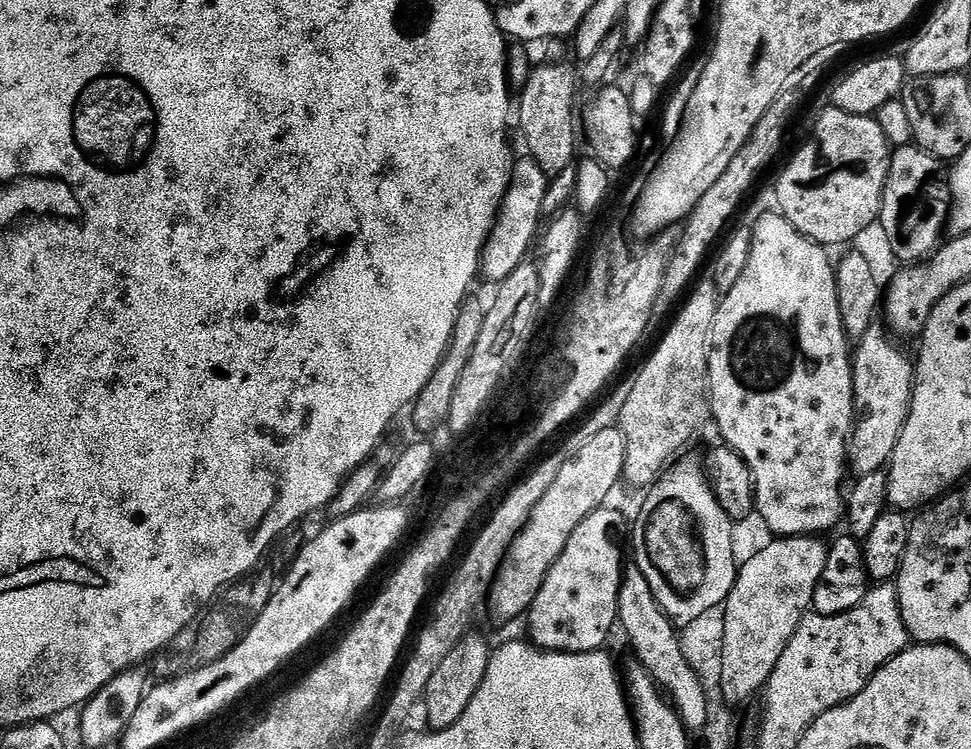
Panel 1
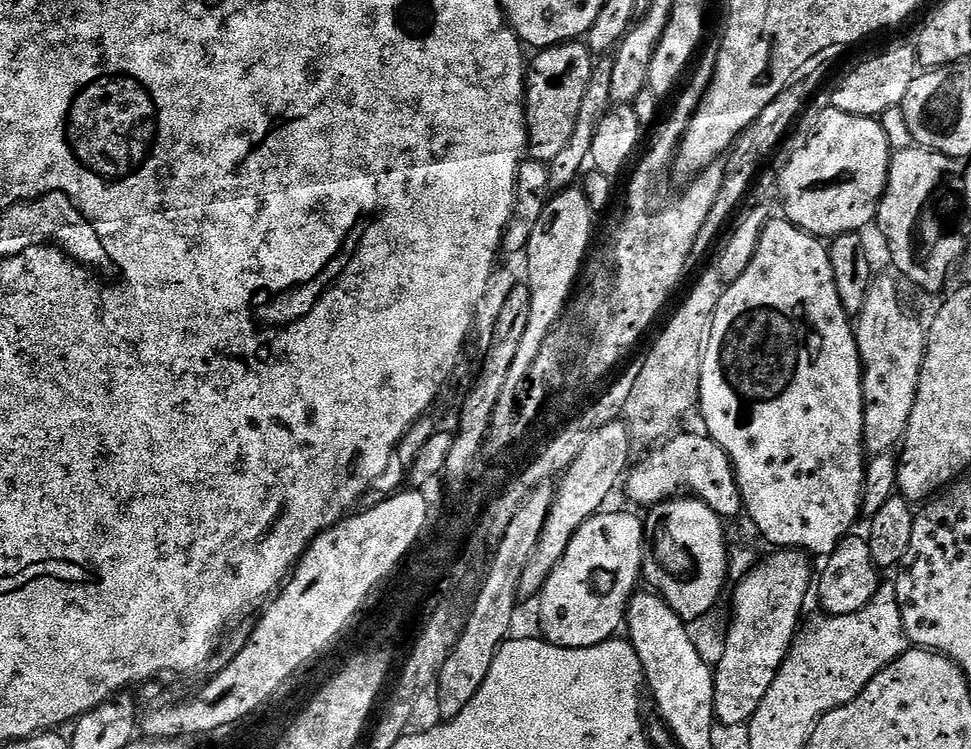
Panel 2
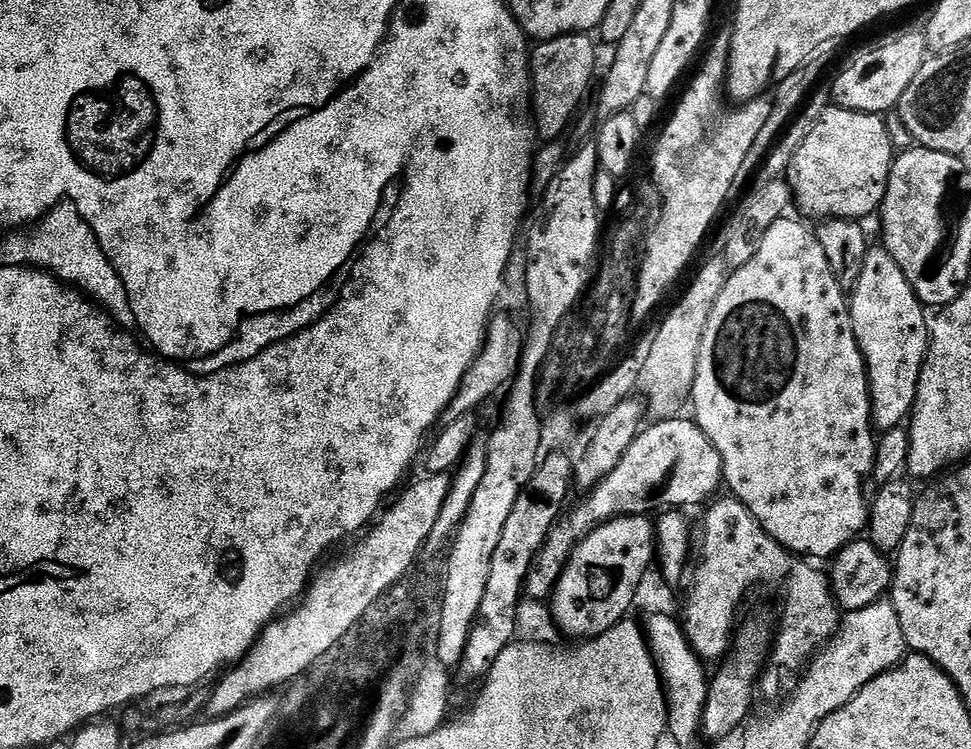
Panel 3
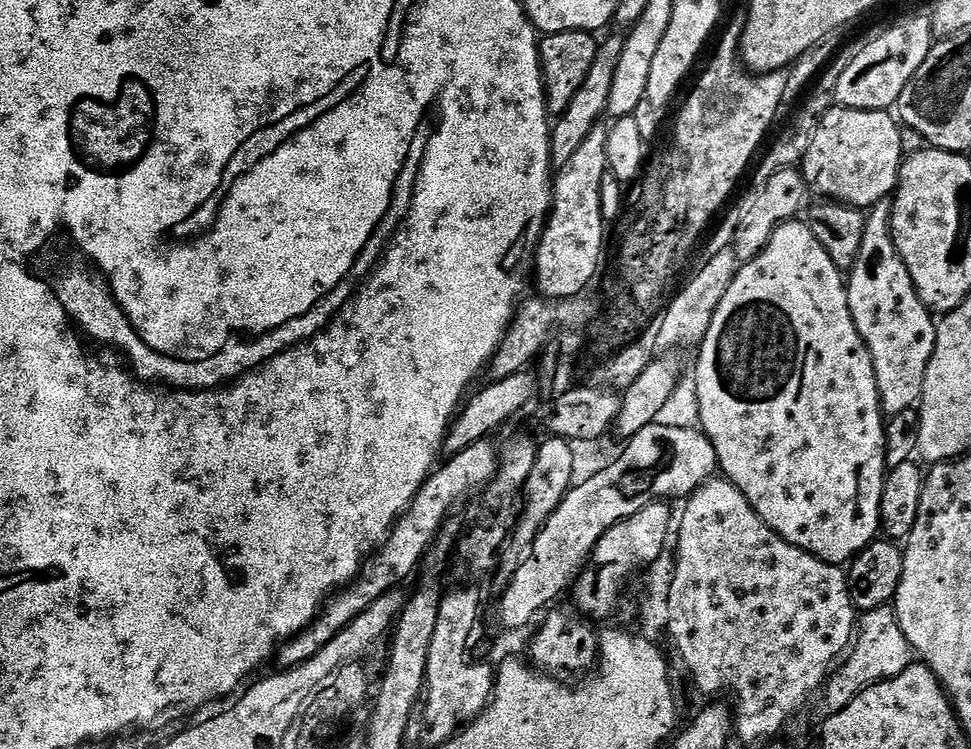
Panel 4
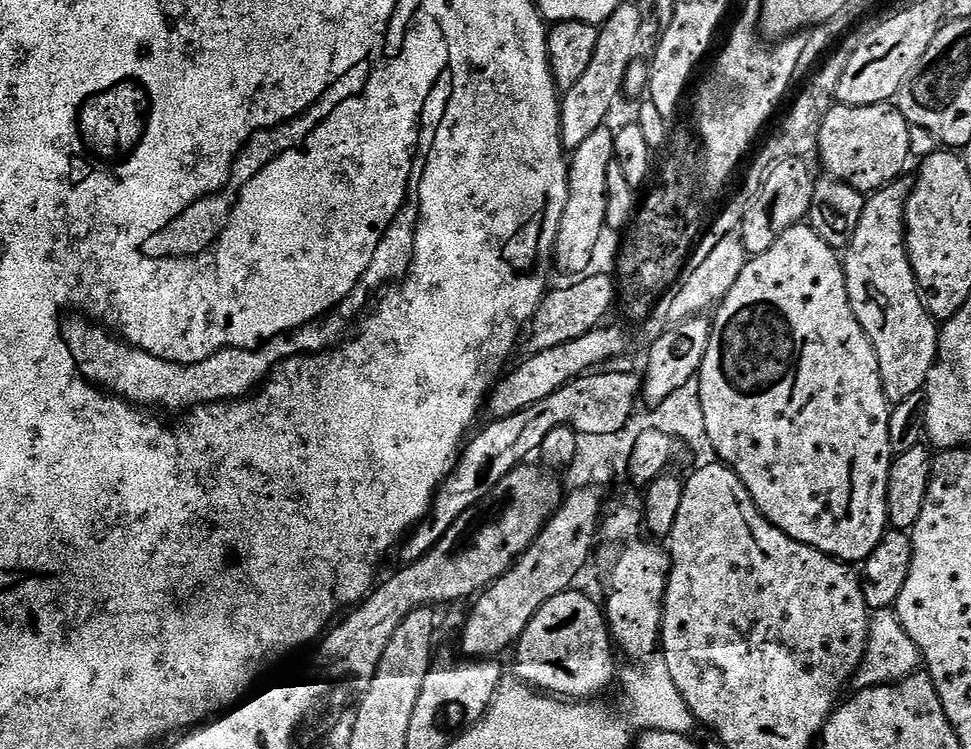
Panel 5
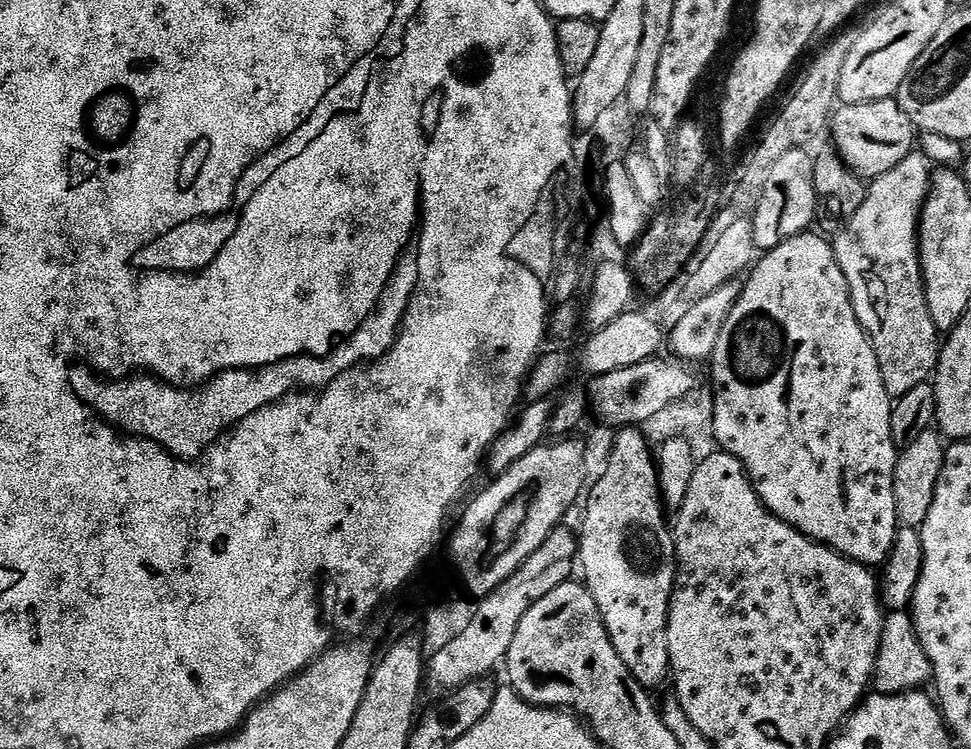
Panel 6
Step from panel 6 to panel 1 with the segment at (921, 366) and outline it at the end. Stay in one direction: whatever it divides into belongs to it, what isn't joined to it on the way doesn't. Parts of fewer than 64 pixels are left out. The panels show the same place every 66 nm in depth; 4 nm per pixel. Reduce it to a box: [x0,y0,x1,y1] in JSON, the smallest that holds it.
[848,322,914,478]

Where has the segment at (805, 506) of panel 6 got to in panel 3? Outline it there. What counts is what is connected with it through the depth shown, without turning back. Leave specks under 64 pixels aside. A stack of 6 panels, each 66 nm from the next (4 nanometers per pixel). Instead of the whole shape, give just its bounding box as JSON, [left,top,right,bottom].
[690,218,878,561]

